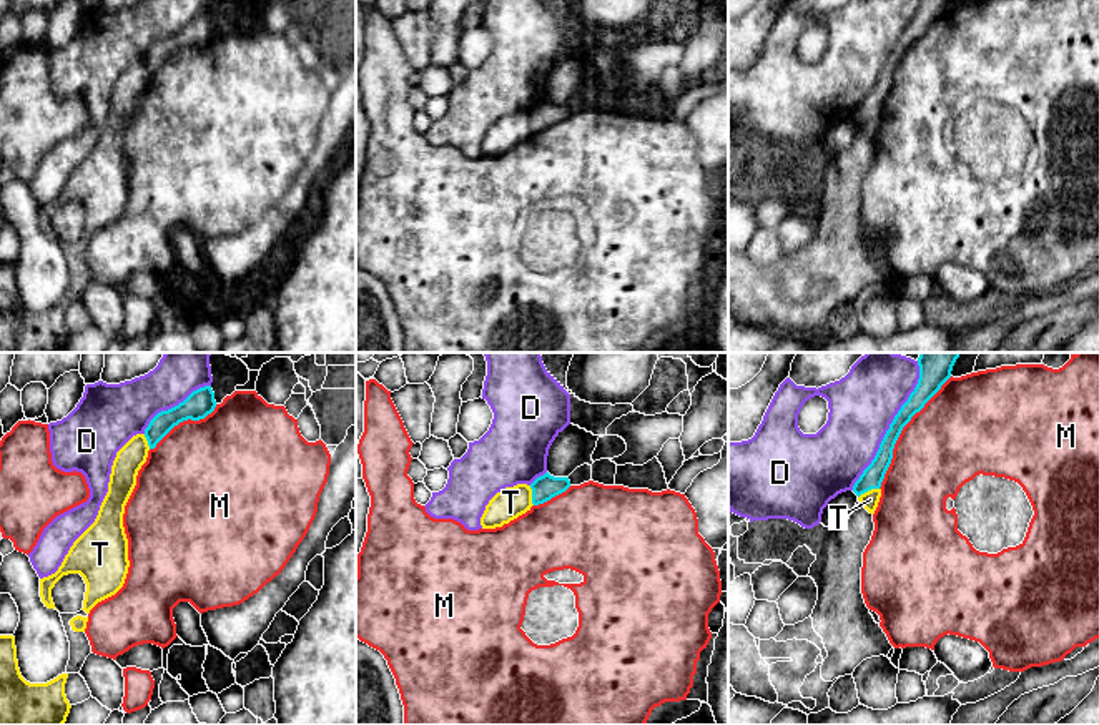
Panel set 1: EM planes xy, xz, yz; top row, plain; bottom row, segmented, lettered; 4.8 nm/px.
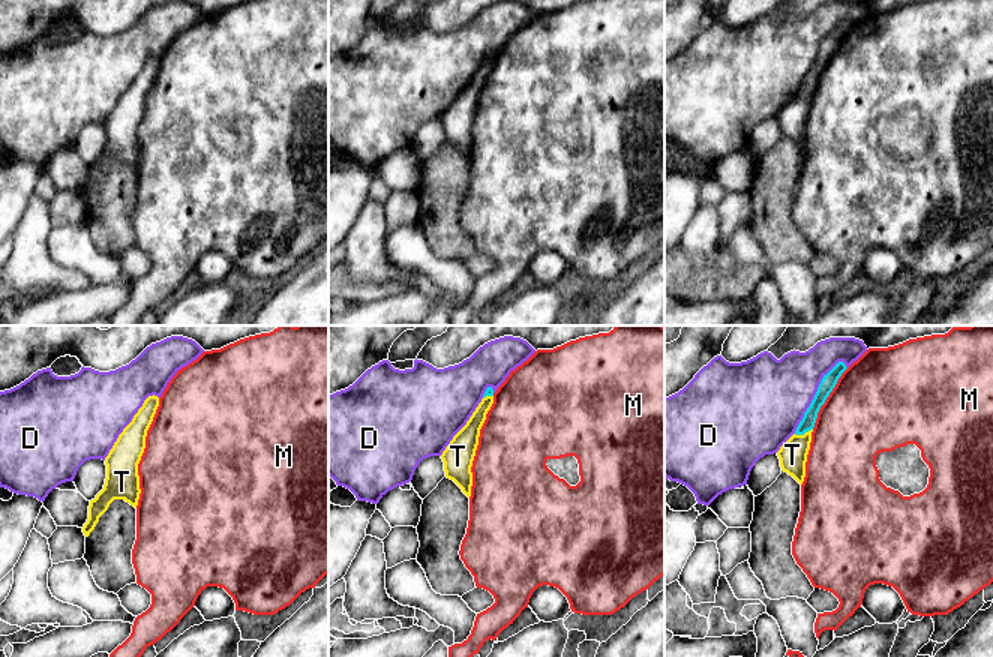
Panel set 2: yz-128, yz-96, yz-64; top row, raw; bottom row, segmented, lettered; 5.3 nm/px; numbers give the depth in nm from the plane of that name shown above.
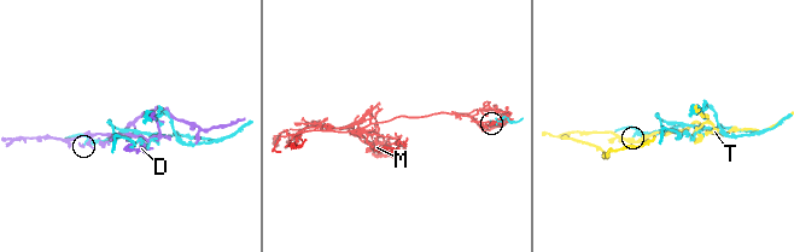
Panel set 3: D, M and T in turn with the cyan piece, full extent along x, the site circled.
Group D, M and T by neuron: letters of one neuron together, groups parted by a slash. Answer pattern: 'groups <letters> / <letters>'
groups D / M / T

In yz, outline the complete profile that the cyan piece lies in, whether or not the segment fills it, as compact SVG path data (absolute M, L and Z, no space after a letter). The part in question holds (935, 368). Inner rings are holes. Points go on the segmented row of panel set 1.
M918 353L919 379L908 401L901 406L894 416L890 429L886 431L880 449L871 464L863 471L860 479L853 486L853 492L861 494L880 489L885 474L893 459L894 444L903 427L911 417L919 412L924 404L941 389L941 386L951 377L953 366L961 353Z

